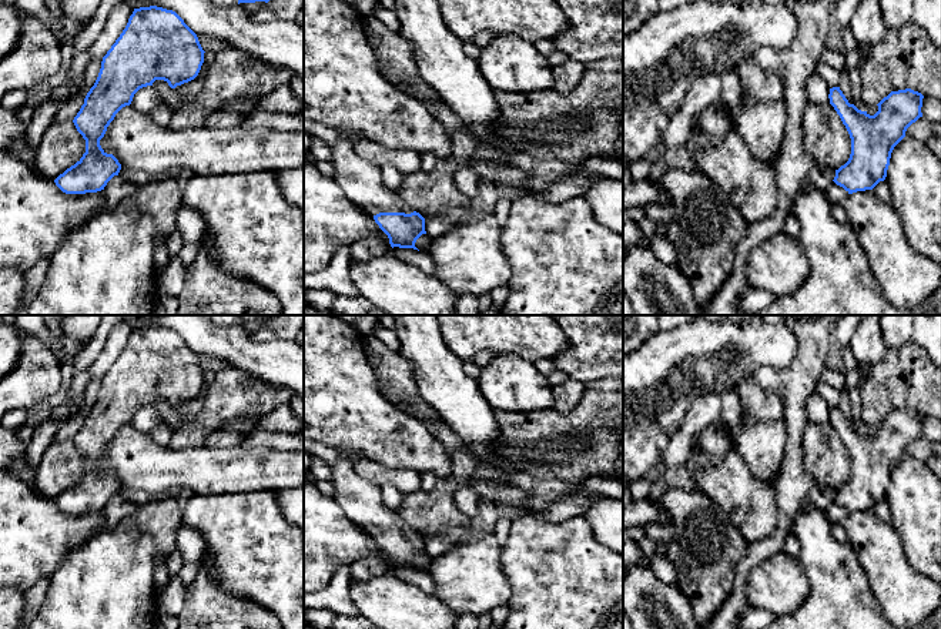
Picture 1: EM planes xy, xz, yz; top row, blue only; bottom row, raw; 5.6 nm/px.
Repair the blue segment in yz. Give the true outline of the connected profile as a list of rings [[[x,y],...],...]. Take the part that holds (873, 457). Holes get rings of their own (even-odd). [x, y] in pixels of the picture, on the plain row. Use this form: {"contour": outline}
{"contour": [[[840,406],[830,408],[828,418],[851,458],[848,481],[835,489],[824,511],[830,523],[843,523],[850,513],[873,509],[885,499],[894,466],[905,456],[907,448],[922,436],[924,415],[911,408],[891,411],[877,424],[874,435],[850,424]]]}

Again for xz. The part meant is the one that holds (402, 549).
{"contour": [[[344,459],[331,465],[328,482],[346,518],[374,536],[392,568],[418,569],[416,559],[426,553],[425,538],[384,505],[379,485],[359,476]]]}

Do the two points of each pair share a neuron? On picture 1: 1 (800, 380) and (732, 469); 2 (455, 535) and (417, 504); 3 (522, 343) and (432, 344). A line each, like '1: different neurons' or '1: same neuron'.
1: different neurons
2: different neurons
3: different neurons

